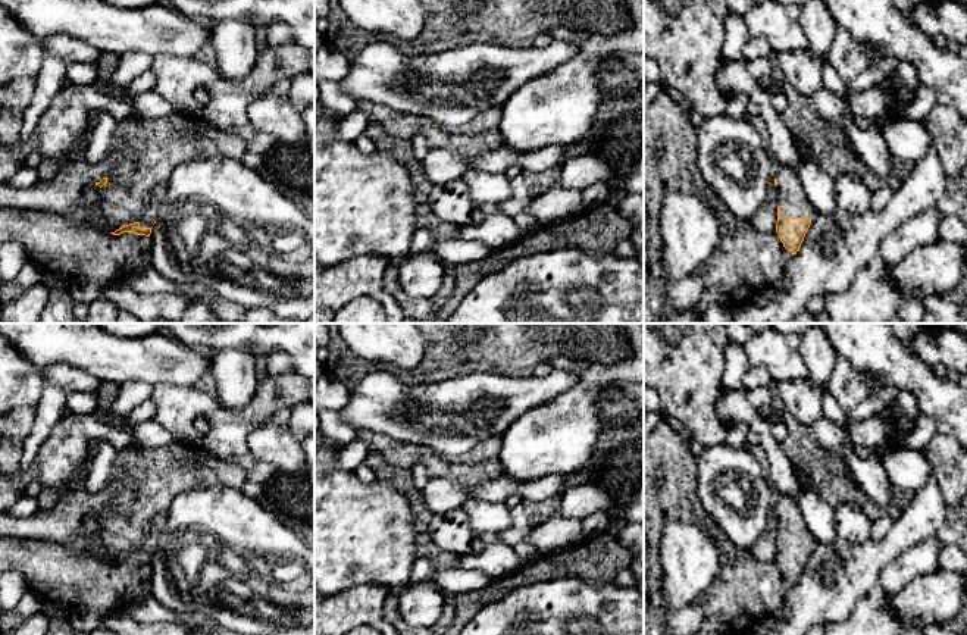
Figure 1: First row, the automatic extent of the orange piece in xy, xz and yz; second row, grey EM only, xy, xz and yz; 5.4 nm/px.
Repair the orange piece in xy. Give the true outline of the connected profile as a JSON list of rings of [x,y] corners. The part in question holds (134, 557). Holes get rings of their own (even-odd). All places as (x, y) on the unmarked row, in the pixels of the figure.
[[[157,514],[157,517],[151,523],[151,526],[144,538],[143,548],[140,551],[125,554],[110,563],[121,564],[123,562],[132,562],[135,564],[150,566],[151,557],[156,553],[156,548],[159,547],[160,535],[165,531],[166,520],[168,520],[166,514]]]

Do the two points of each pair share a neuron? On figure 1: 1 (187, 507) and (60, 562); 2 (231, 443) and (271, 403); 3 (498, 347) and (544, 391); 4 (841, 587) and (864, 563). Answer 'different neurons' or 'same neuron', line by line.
1: different neurons
2: same neuron
3: different neurons
4: same neuron

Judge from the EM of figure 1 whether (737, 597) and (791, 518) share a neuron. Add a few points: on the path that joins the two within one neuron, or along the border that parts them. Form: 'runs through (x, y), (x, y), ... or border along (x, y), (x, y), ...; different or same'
runs through (759, 585), (786, 557), (791, 550), (791, 540); same

